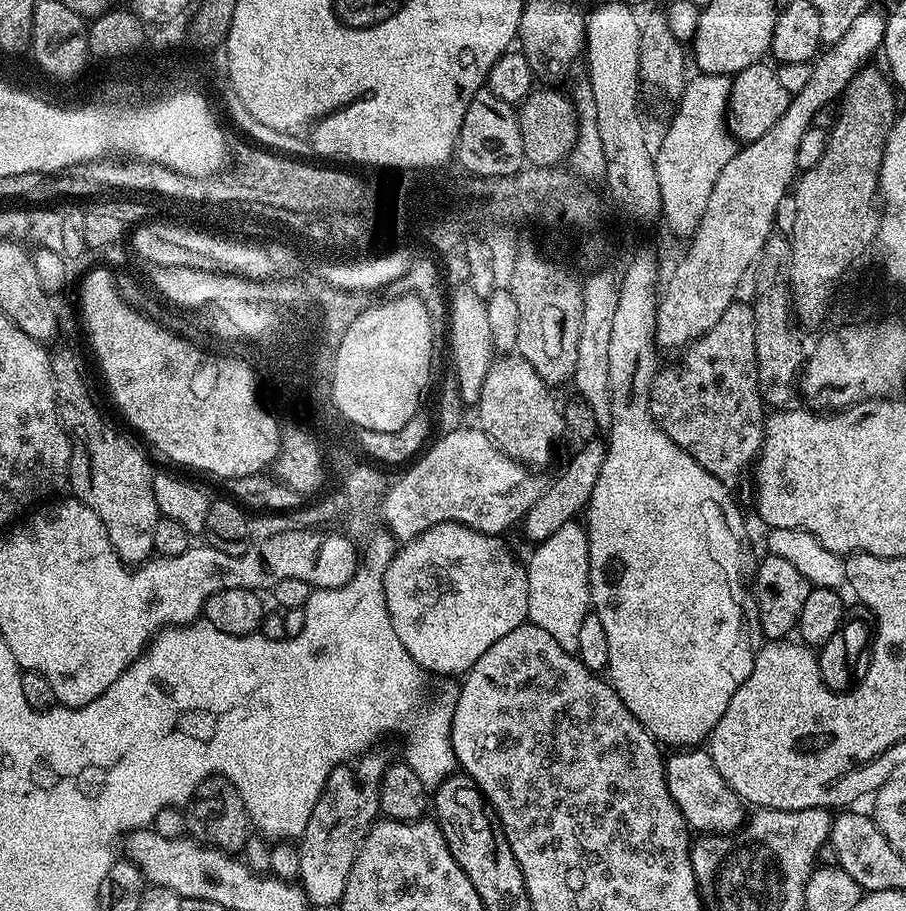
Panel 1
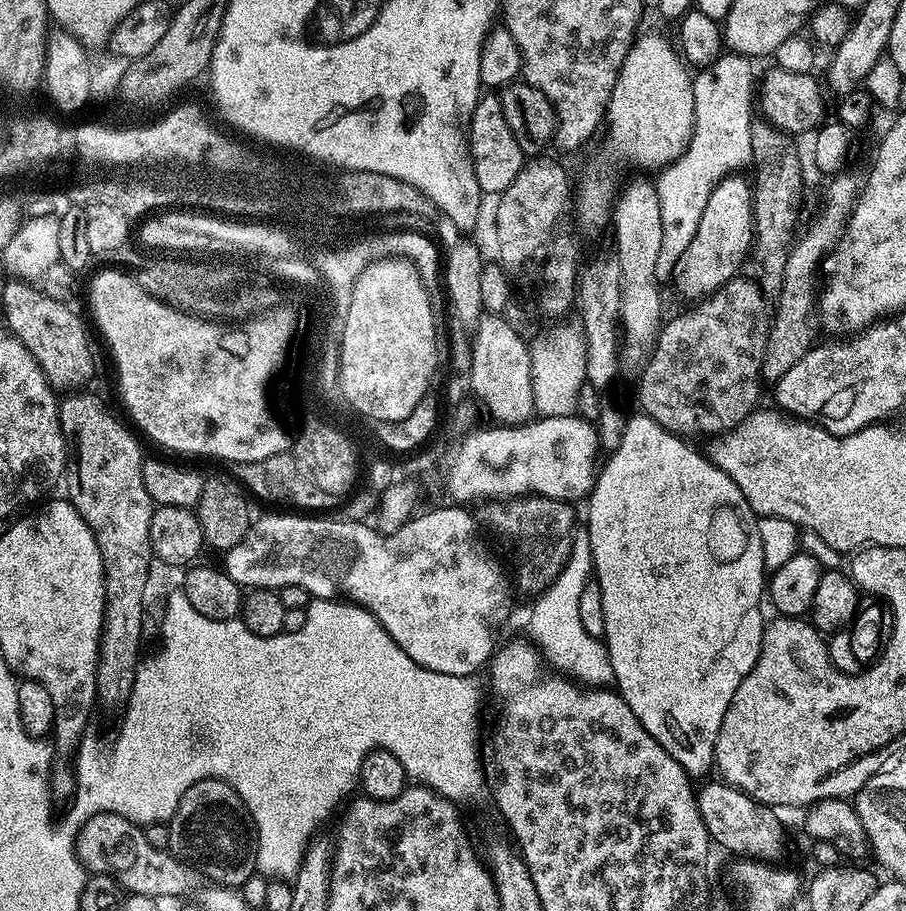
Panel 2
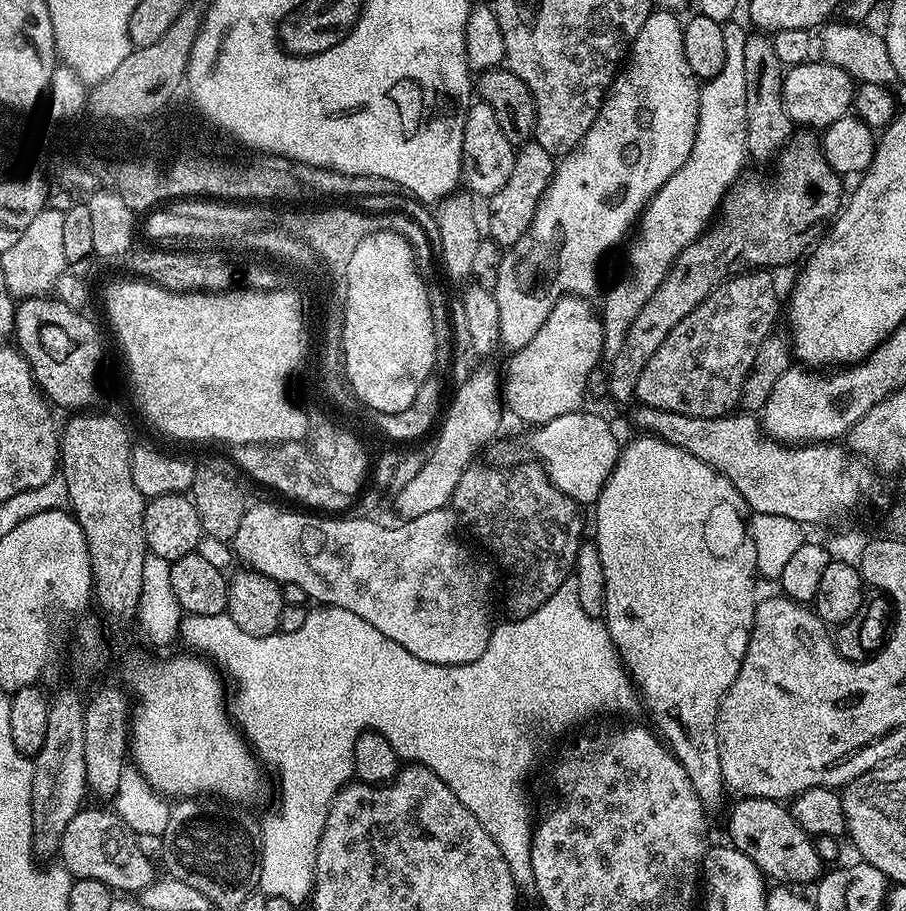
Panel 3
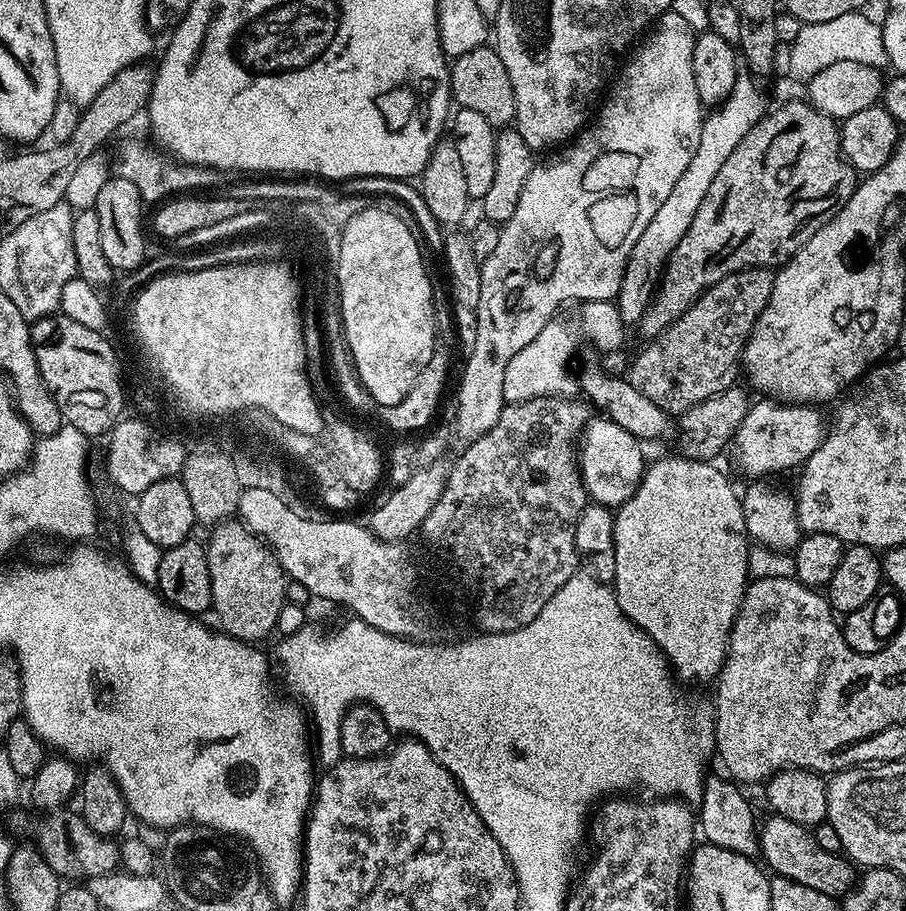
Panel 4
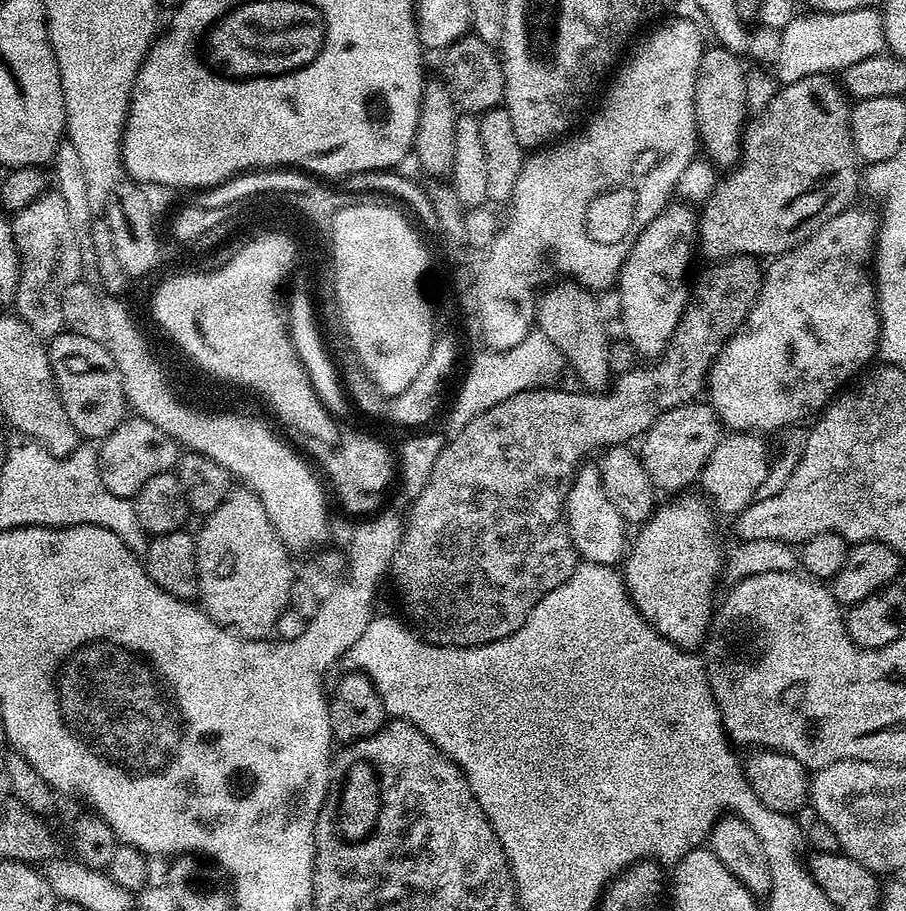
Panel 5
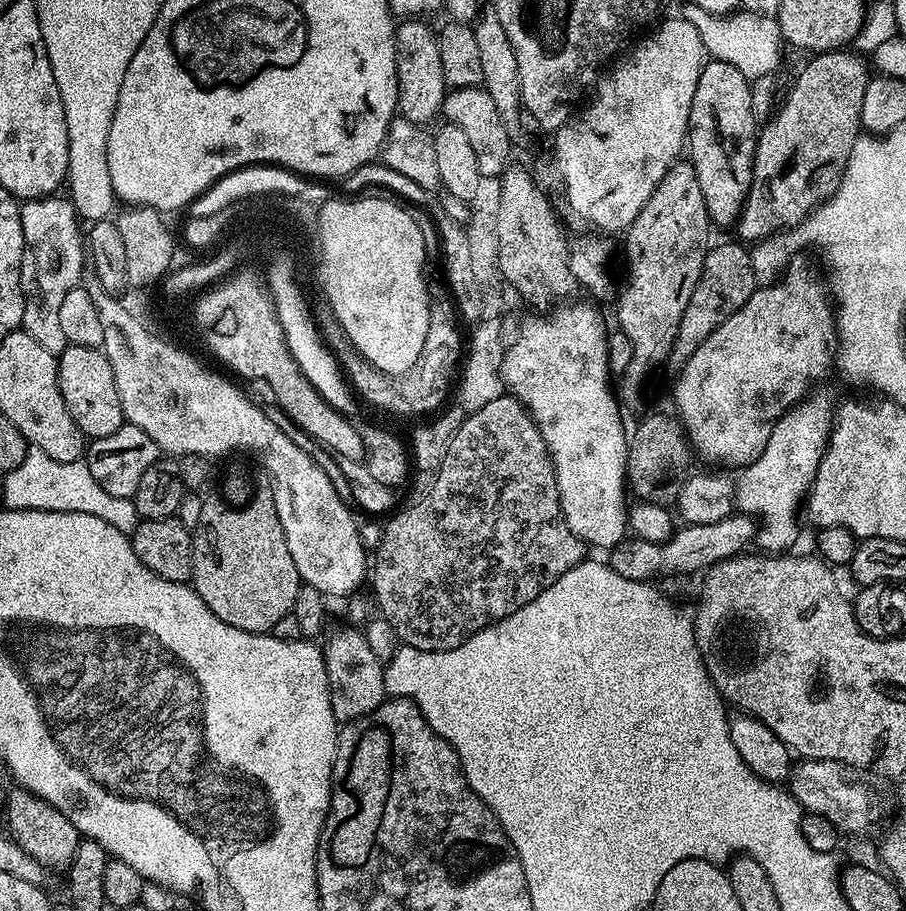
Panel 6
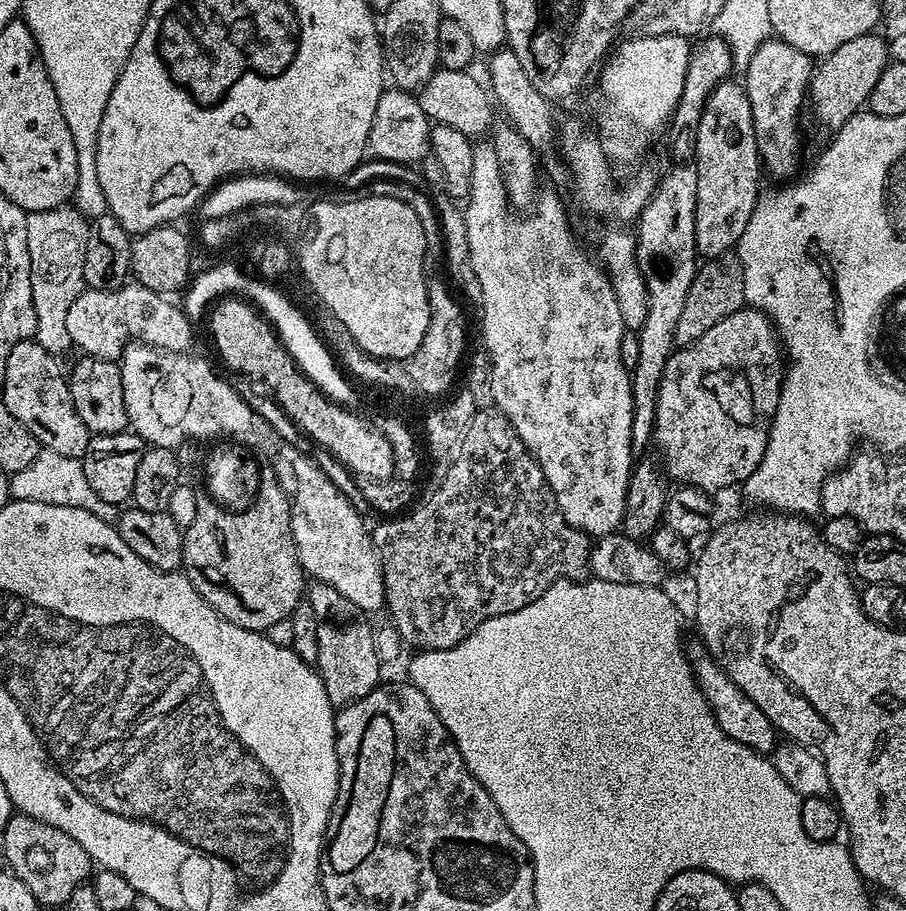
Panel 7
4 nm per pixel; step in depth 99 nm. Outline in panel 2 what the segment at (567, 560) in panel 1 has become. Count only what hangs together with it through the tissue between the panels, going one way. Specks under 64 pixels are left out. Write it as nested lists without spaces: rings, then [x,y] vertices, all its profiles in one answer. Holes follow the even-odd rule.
[[[580,526],[572,533],[572,549],[564,568],[556,579],[535,597],[536,605],[528,616],[531,639],[538,645],[549,665],[558,666],[563,675],[584,686],[608,686],[613,683],[608,649],[597,637],[582,630],[582,618],[578,618],[578,598],[582,598],[584,585],[589,583],[592,571],[592,551],[587,527]]]

